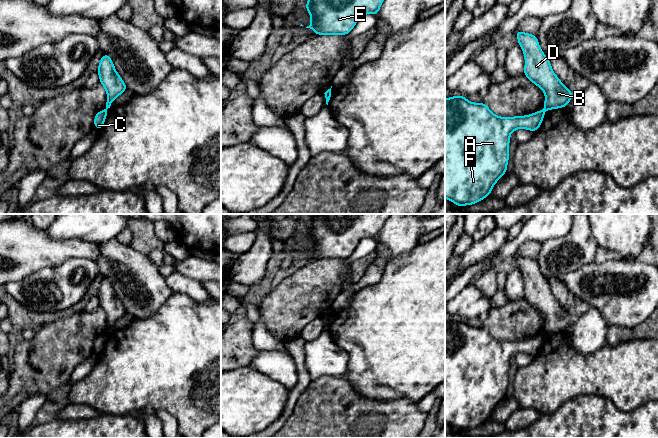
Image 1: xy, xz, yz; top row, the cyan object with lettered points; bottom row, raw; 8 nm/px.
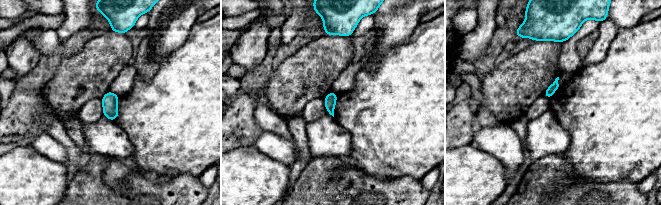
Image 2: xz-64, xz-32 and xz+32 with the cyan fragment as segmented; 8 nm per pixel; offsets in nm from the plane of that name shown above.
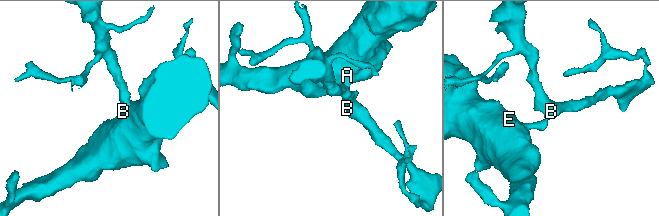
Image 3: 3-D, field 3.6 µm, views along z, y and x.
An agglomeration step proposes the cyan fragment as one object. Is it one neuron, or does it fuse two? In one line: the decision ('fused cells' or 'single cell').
fused cells

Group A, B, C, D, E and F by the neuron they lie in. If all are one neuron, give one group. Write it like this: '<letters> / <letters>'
A C E F / B D

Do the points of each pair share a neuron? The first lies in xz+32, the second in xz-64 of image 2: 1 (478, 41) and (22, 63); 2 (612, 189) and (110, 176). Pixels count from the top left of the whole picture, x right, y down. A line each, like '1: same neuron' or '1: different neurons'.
1: same neuron
2: different neurons

